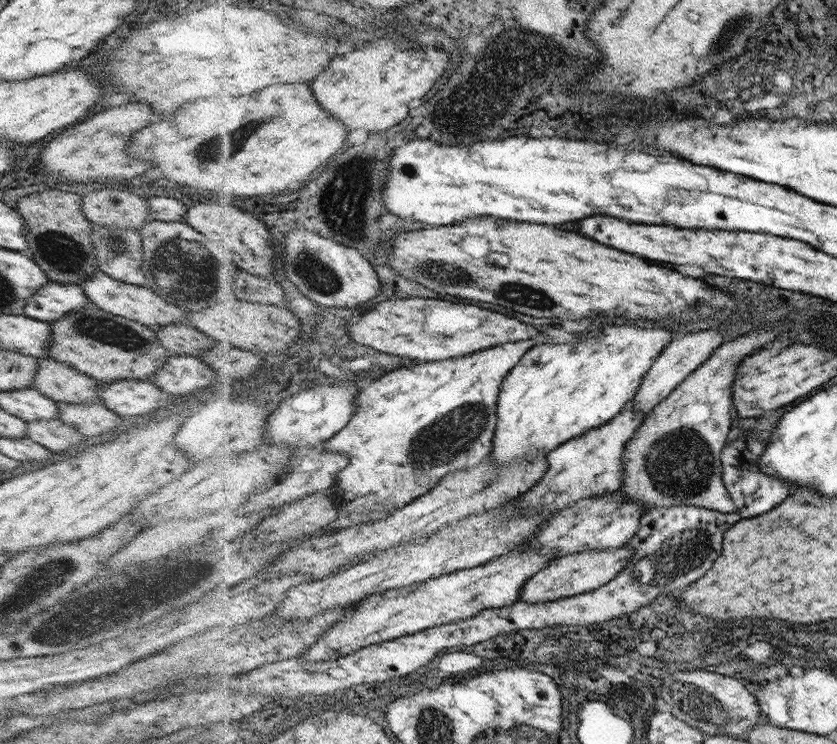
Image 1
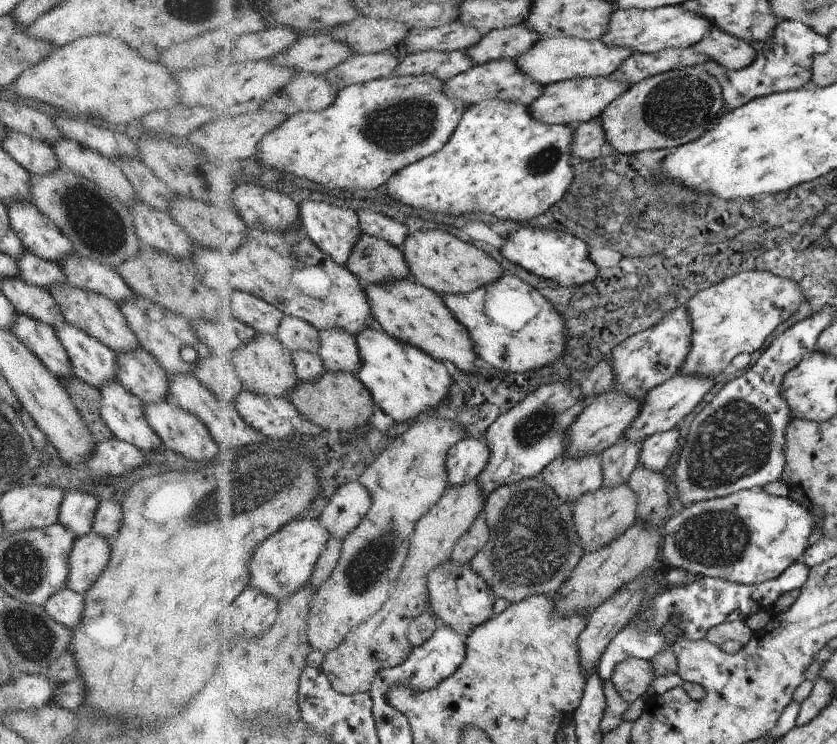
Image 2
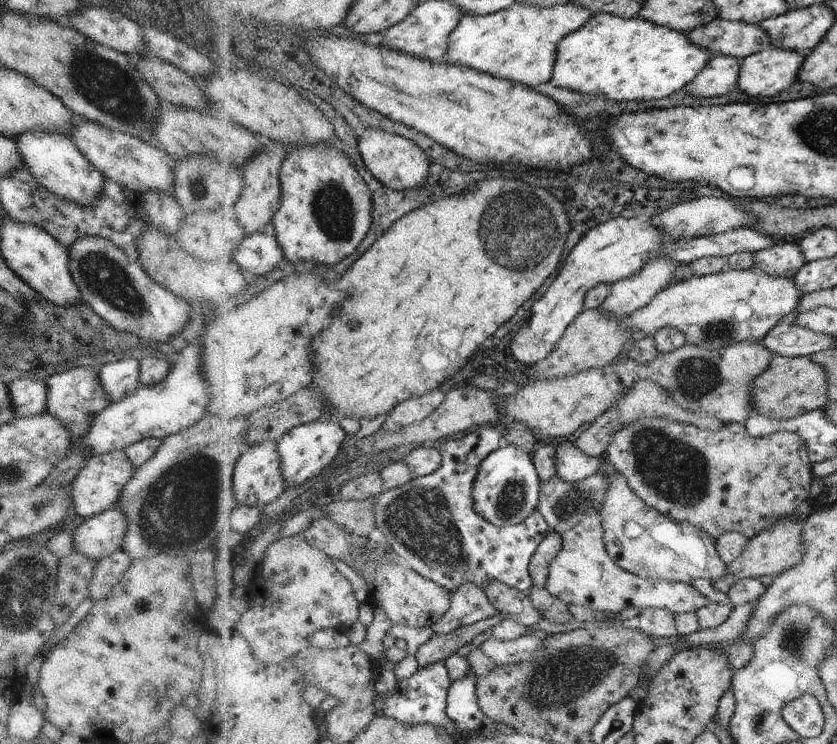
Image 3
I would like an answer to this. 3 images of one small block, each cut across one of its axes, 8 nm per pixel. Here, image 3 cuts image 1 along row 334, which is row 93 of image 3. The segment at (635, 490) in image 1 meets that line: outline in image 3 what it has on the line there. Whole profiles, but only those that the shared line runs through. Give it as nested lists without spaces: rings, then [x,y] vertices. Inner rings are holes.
[[[776,46],[765,48],[758,53],[751,54],[750,57],[741,59],[737,88],[739,92],[752,100],[776,96],[794,83],[799,82],[797,76],[799,70],[802,69],[804,60],[806,60],[806,52],[798,53],[797,51],[778,49]]]

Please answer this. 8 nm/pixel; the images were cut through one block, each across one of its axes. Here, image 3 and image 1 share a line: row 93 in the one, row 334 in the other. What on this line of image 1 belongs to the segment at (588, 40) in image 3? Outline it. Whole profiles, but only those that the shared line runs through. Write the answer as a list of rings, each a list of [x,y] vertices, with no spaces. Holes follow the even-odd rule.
[[[628,323],[606,327],[601,324],[590,331],[589,335],[584,334],[565,344],[539,340],[536,346],[533,345],[528,350],[528,356],[524,354],[524,362],[520,360],[503,381],[496,414],[498,425],[495,427],[495,438],[492,438],[492,452],[488,456],[494,457],[496,465],[506,468],[514,461],[532,459],[540,451],[550,453],[558,445],[608,423],[628,407],[628,403],[635,398],[636,392],[643,384],[648,370],[651,370],[656,358],[660,357],[660,352],[673,340],[670,330],[640,328]]]

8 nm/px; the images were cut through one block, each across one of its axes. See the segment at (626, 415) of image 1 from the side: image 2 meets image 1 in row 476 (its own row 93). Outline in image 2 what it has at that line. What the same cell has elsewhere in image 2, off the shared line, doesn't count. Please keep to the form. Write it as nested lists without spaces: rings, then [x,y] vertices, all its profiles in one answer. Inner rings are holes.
[[[584,77],[581,79],[568,79],[544,86],[544,93],[538,100],[532,102],[528,108],[536,119],[549,125],[578,125],[586,121],[599,119],[603,110],[615,98],[626,93],[630,84],[607,77]]]

